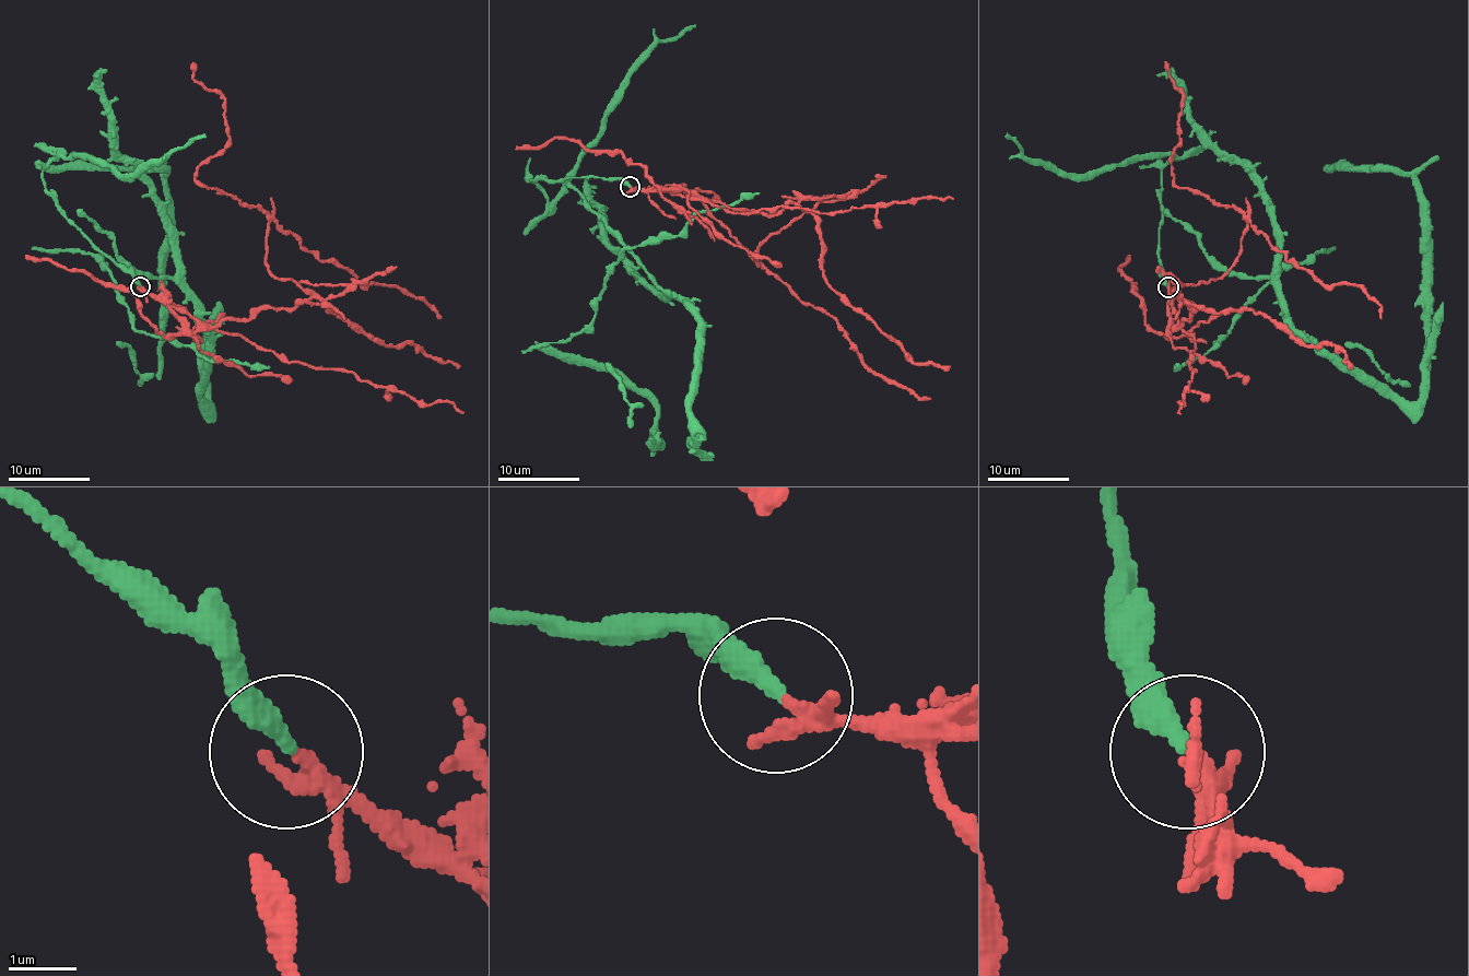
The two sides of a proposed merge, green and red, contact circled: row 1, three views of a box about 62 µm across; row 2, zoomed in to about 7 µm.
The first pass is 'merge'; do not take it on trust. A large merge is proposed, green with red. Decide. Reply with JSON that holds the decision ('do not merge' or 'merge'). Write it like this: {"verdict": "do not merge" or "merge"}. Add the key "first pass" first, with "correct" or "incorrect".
{"first pass": "incorrect", "verdict": "do not merge"}

